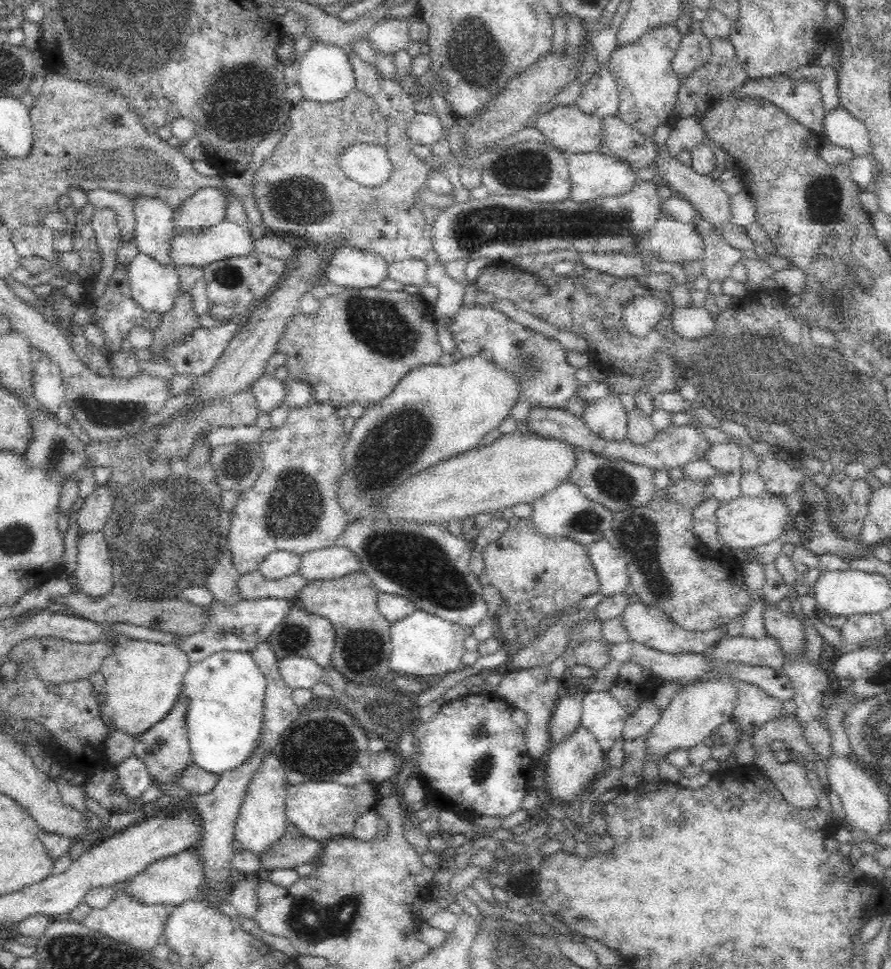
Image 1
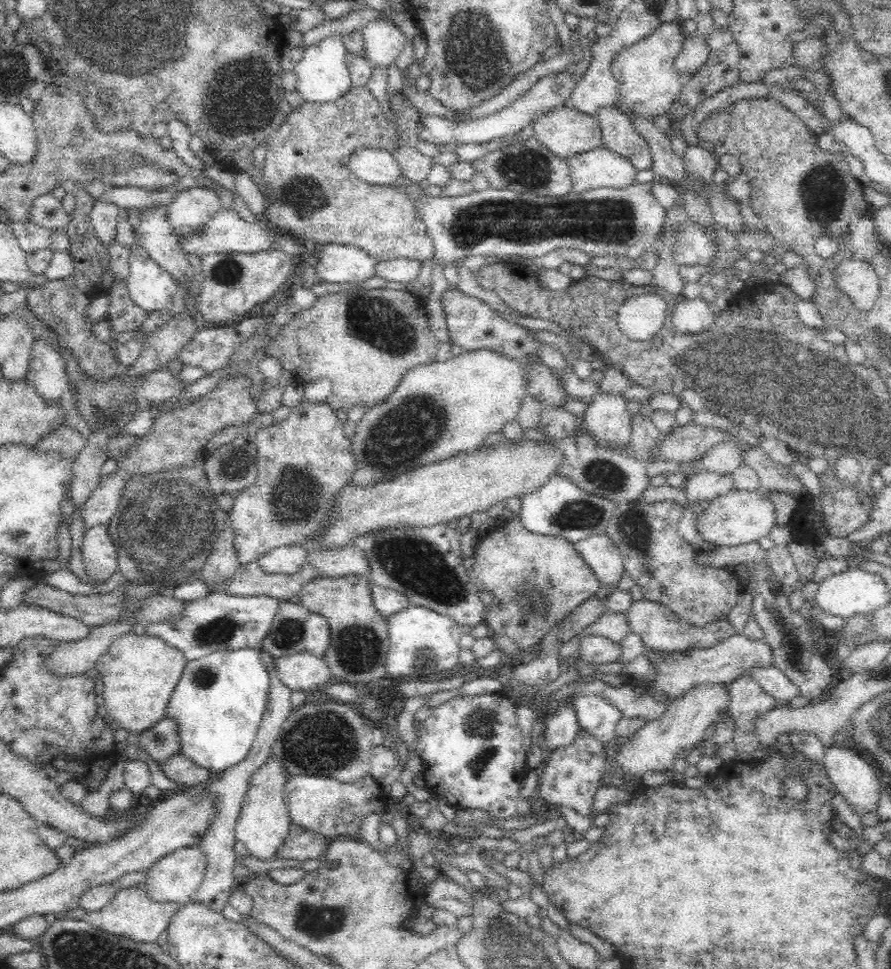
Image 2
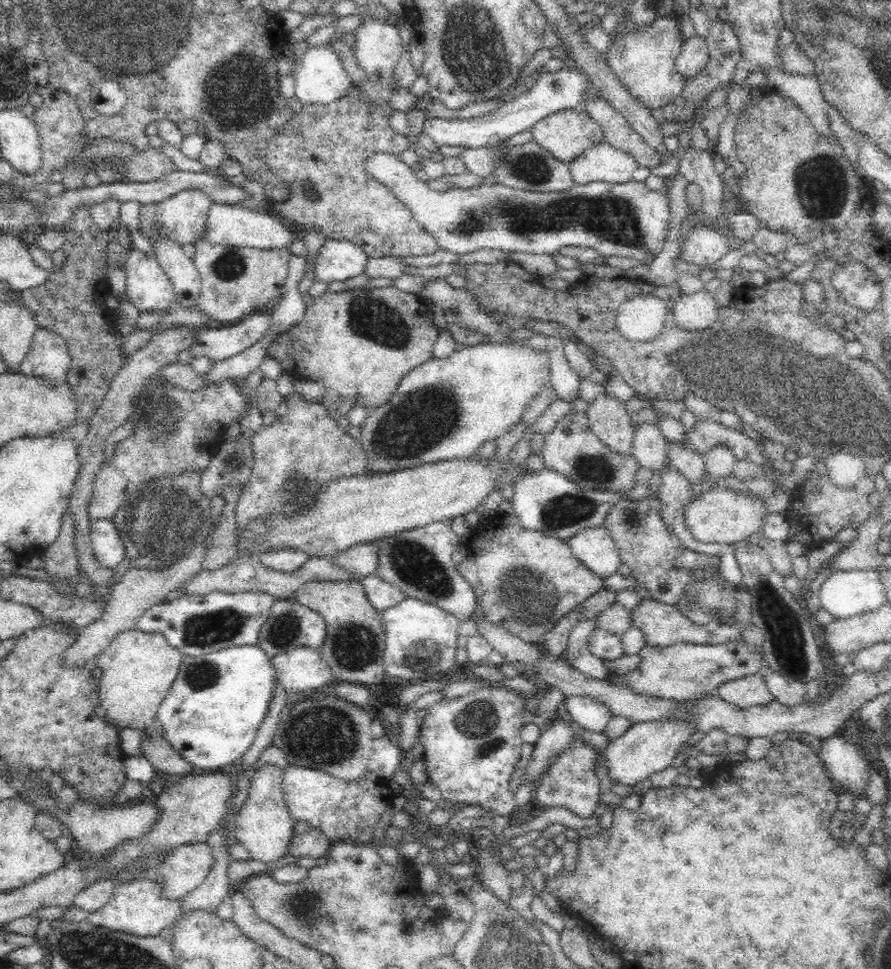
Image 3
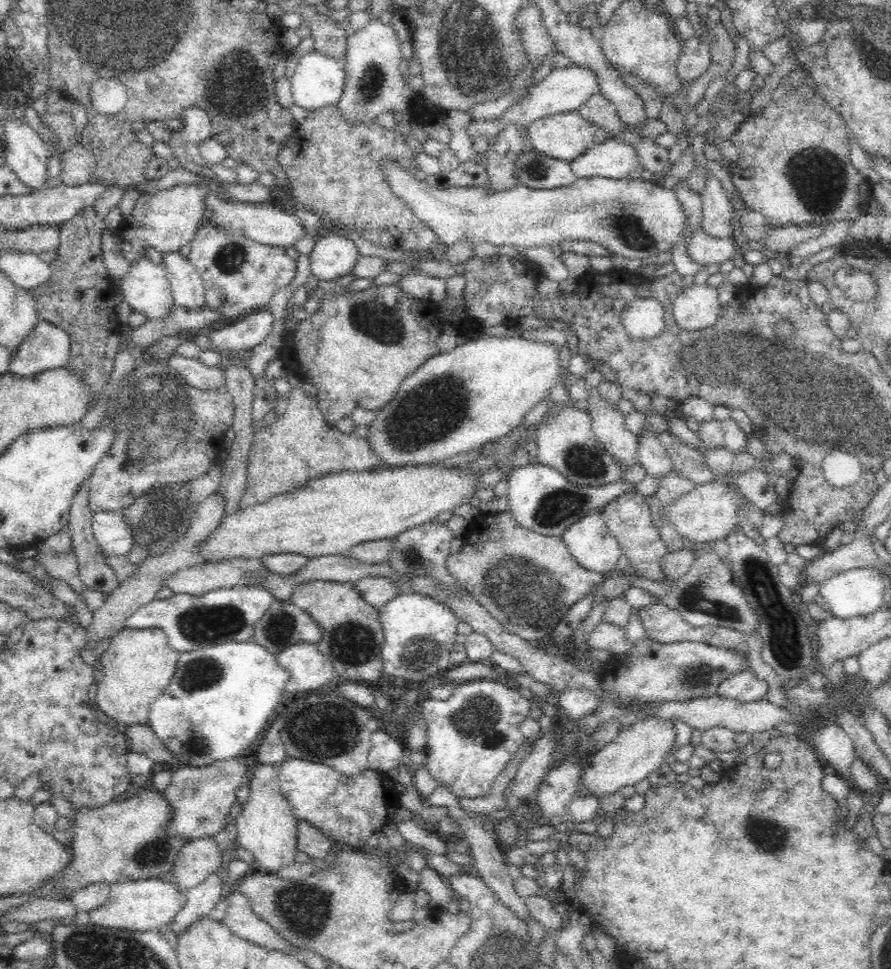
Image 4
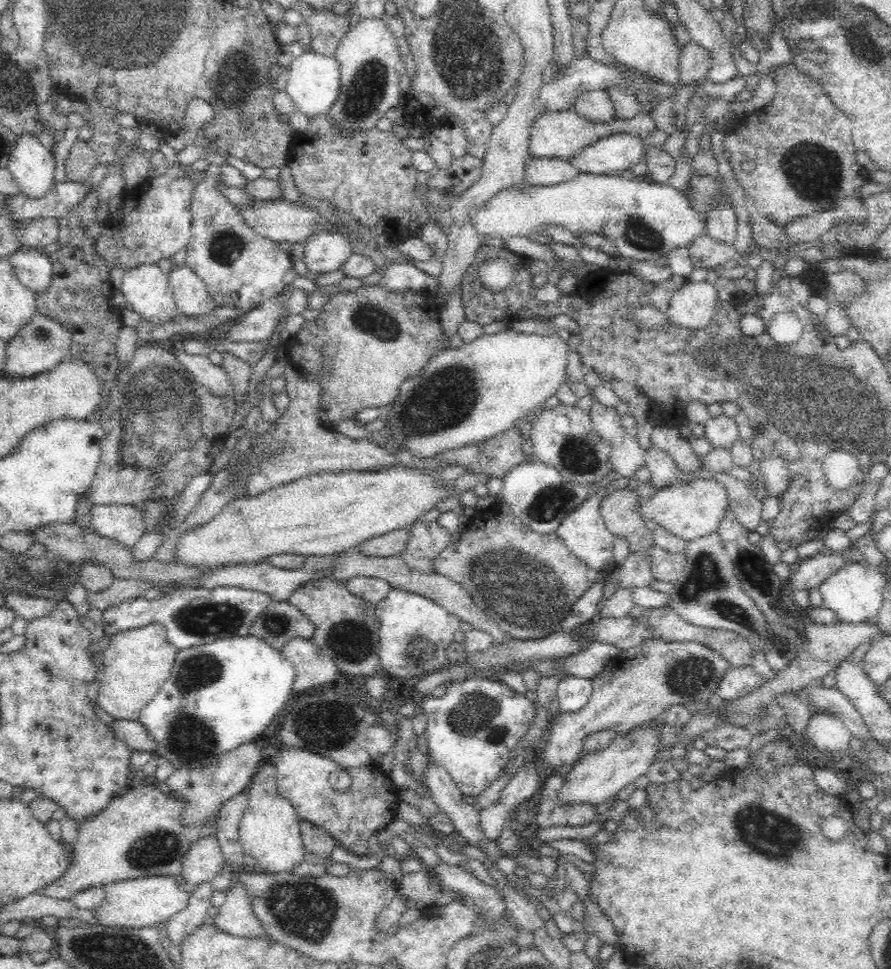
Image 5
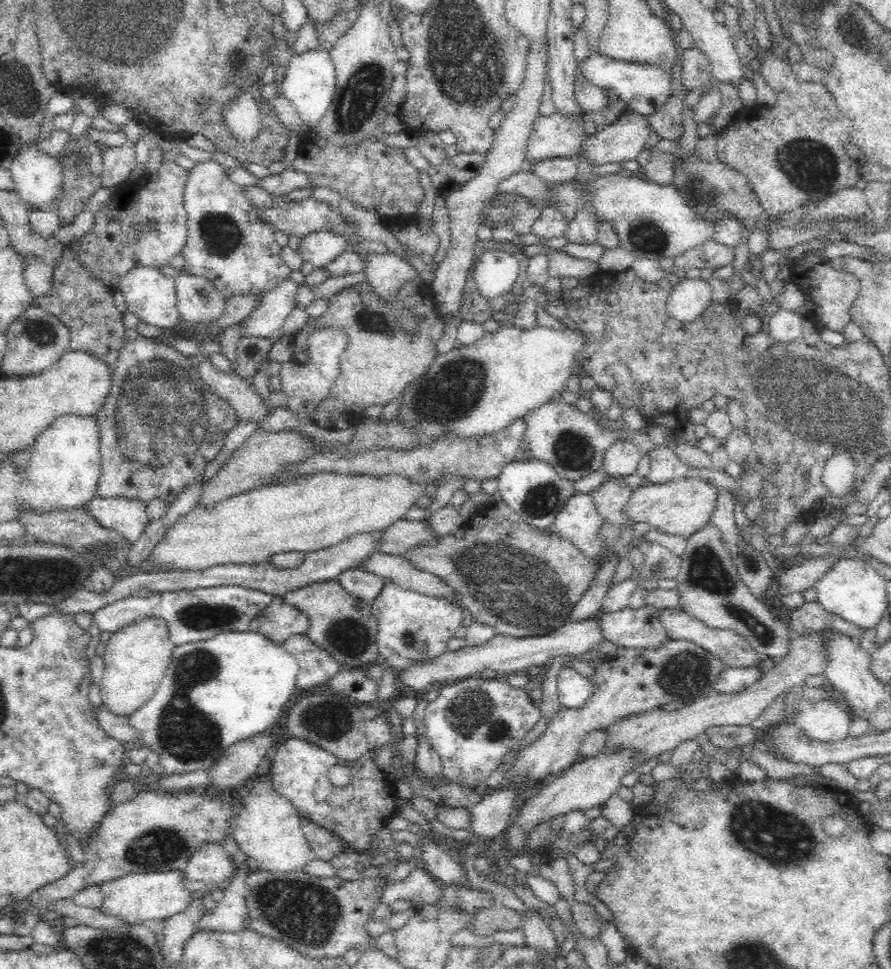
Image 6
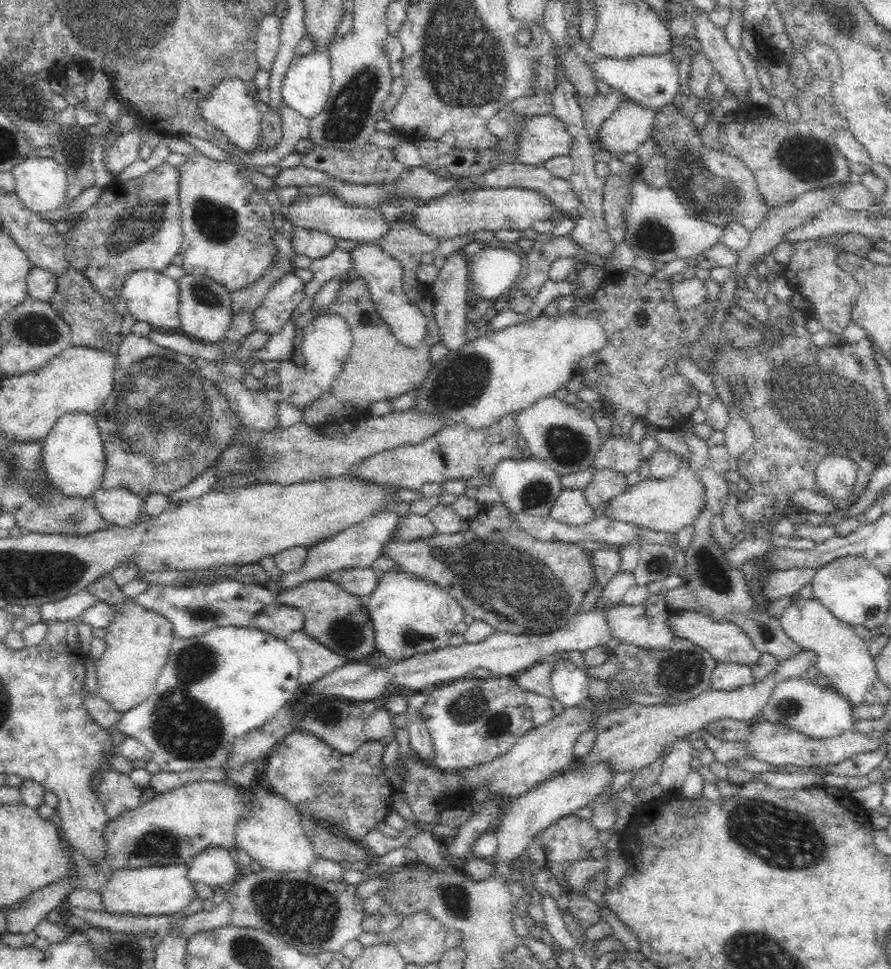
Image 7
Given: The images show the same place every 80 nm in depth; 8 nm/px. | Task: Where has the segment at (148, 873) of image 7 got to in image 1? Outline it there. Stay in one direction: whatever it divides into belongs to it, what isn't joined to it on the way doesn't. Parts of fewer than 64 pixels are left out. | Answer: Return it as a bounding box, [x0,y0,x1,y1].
[83,890,174,952]

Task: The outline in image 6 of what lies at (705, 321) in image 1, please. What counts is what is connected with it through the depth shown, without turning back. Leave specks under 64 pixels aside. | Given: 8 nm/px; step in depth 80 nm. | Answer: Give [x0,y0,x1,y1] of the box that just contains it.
[668,277,711,321]

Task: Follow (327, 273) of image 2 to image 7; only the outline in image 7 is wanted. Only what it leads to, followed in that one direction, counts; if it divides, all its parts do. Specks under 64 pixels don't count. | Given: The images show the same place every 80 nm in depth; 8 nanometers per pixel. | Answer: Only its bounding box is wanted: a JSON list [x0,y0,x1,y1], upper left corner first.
[291,228,336,260]

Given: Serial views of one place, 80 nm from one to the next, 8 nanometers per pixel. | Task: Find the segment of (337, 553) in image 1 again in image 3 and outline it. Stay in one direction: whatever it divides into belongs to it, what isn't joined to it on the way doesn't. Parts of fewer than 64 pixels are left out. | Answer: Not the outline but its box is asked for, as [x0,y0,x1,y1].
[332,543,380,580]

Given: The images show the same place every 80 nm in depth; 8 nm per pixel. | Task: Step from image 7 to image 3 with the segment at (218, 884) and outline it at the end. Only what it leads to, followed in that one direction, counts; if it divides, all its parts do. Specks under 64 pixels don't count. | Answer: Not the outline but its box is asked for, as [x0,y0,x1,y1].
[157,842,214,900]

